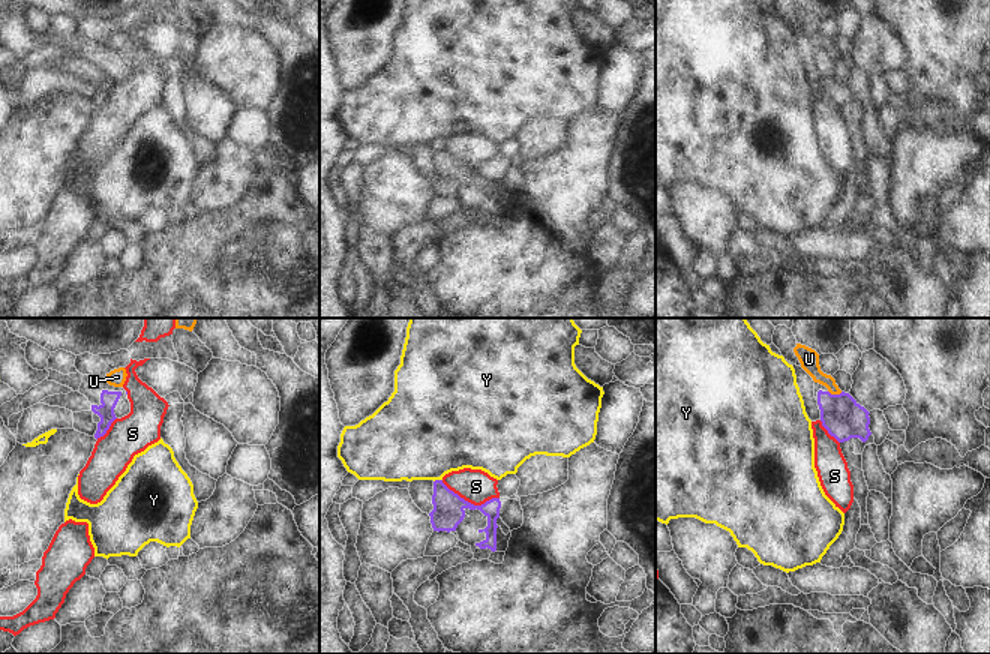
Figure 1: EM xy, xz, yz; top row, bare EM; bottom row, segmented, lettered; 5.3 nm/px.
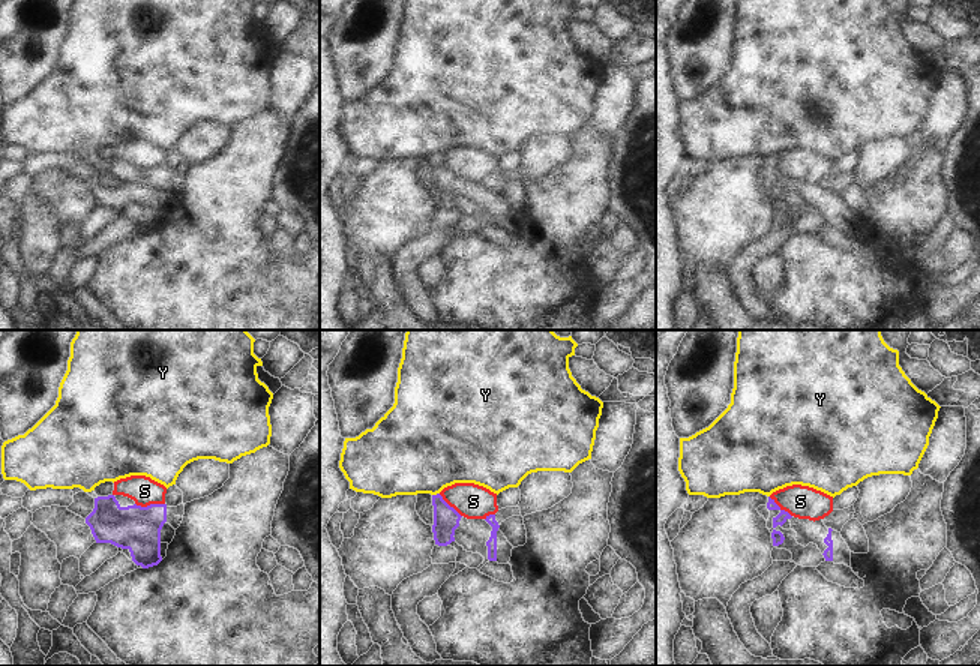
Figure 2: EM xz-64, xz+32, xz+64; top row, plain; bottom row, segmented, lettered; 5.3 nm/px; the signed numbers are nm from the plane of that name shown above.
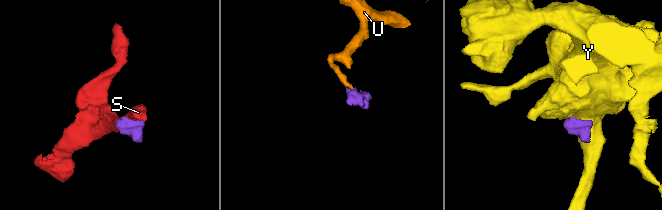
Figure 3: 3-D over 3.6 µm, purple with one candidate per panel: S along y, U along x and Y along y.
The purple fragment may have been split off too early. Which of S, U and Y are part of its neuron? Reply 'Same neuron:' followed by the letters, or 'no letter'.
Same neuron: U

